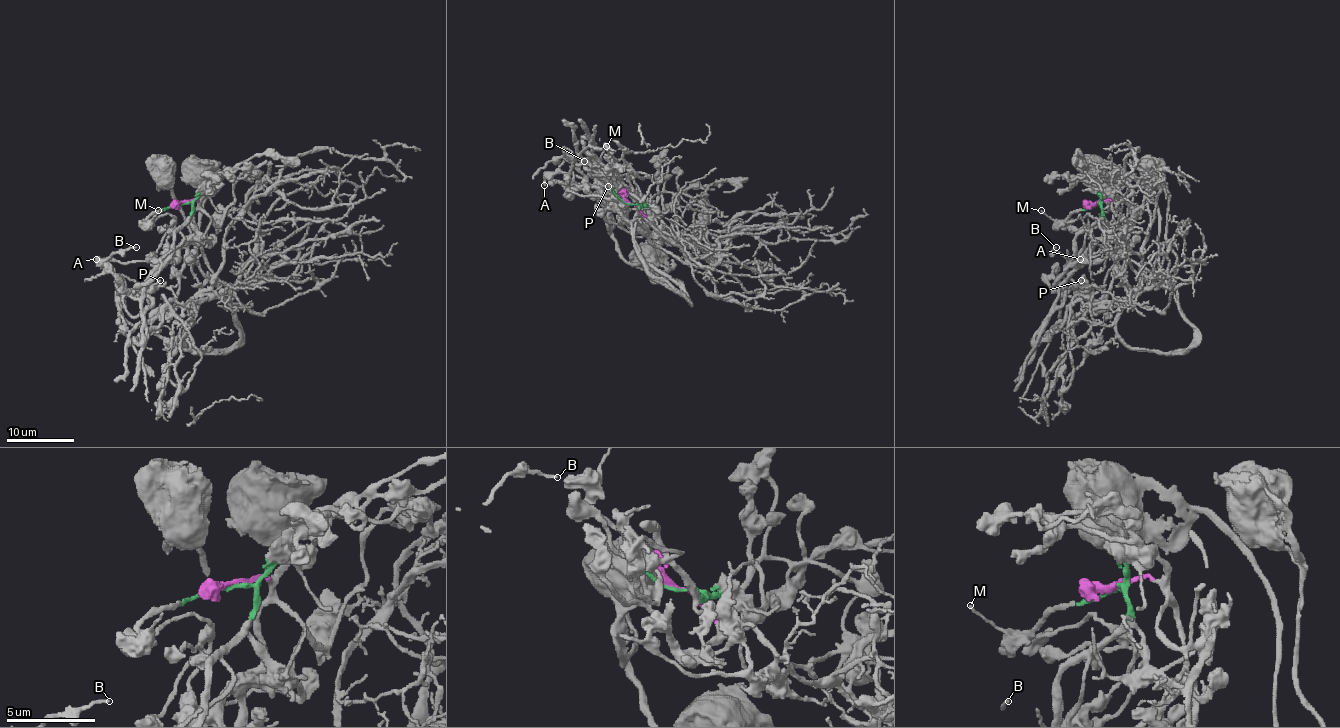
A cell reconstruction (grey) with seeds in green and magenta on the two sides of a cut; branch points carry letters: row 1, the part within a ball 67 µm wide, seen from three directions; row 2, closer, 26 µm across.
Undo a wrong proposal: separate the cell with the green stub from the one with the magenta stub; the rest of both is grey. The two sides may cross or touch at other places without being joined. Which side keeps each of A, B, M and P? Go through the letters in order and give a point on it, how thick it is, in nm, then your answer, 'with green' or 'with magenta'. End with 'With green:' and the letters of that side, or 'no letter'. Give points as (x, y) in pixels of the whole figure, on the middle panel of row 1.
A: at (544, 185); 180 nm thick; with green
B: at (584, 161); 140 nm thick; with green
M: at (606, 146); 140 nm thick; with green
P: at (608, 186); 130 nm thick; with green
With green: A, B, M, P

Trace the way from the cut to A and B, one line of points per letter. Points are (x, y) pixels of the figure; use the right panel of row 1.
A: (1098, 203), (1101, 215), (1076, 237), (1076, 269), (1060, 286), (1057, 298), (1072, 285), (1067, 268), (1081, 259)
B: (1098, 203), (1101, 215), (1076, 237), (1076, 269), (1060, 286), (1059, 298), (1072, 285), (1067, 259), (1055, 247)

